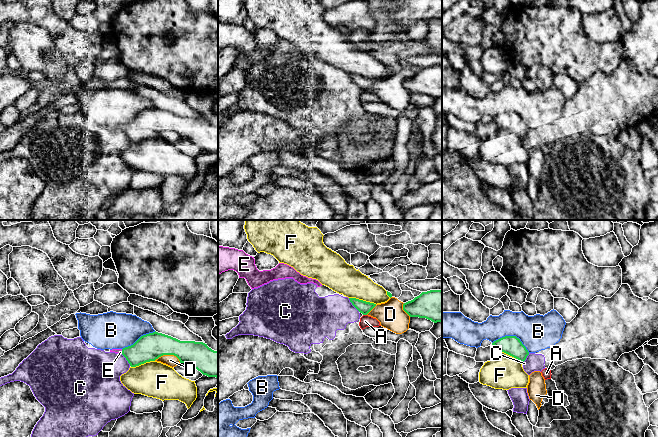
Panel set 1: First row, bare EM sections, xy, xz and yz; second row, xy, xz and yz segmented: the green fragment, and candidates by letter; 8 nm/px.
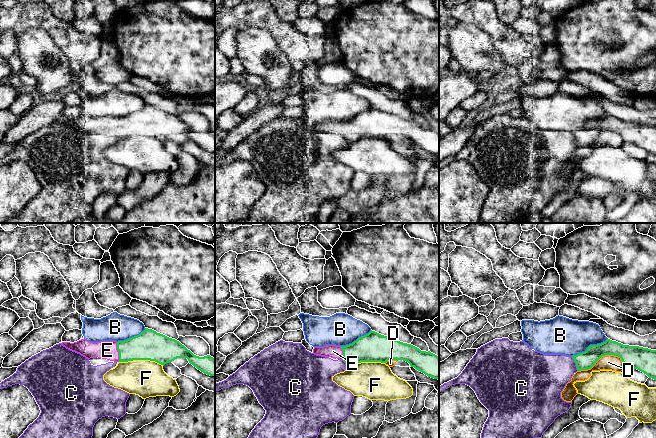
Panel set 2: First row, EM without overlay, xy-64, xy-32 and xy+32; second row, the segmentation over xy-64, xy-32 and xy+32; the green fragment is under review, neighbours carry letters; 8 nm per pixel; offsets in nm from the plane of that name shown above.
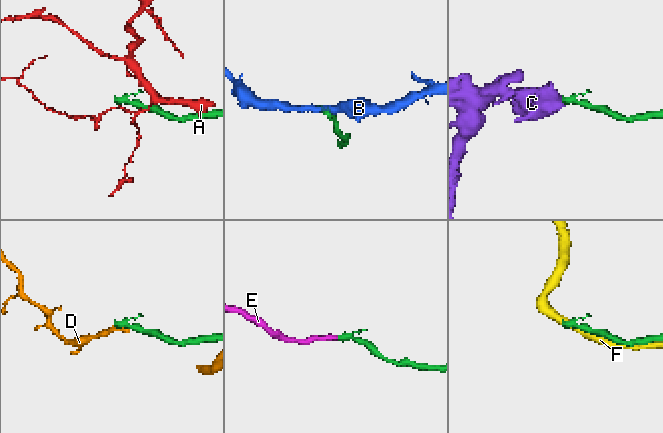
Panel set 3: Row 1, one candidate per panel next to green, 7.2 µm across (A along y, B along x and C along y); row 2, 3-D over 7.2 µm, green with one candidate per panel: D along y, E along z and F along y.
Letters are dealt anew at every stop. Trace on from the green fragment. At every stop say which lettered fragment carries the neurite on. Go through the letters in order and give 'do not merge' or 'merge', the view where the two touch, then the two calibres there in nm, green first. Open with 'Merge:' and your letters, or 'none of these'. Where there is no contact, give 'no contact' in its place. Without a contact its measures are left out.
Merge: E
A: do not merge; meets green in xz; 100 nm thick on the green side, 100 nm on the other
B: do not merge; meets green in yz; 160 nm thick on the green side, 280 nm on the other
C: do not merge; meets green in xz; 100 nm thick on the green side, 300 nm on the other
D: do not merge; meets green in xy; 220 nm thick on the green side, 90 nm on the other
E: merge; meets green in xy; 220 nm thick on the green side, 30 nm on the other
F: do not merge; meets green in xz; 100 nm thick on the green side, 240 nm on the other

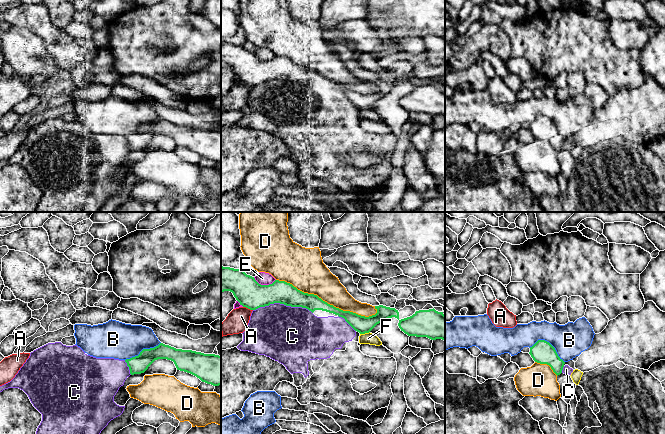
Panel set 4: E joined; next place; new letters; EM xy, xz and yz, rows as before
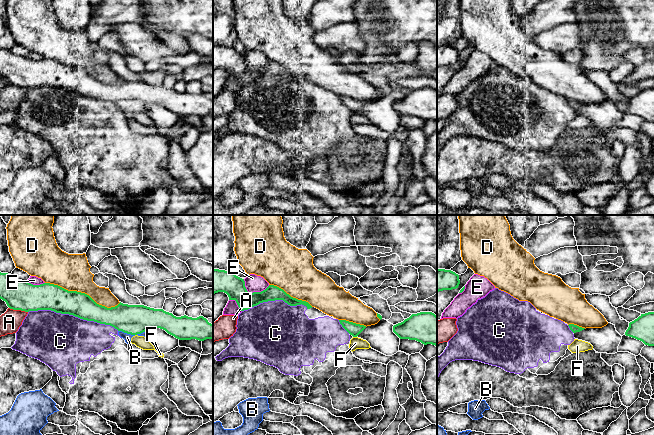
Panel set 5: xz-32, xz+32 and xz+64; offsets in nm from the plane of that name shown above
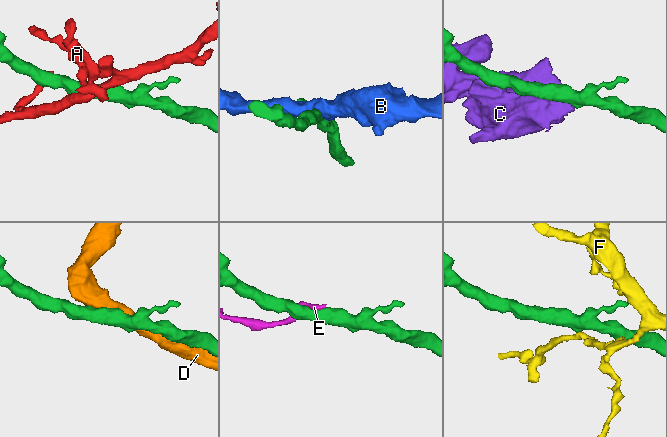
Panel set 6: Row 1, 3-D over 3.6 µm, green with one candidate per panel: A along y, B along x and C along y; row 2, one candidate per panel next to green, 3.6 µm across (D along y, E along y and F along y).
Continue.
Merge: none of these
A: do not merge; meets green in xz; 220 nm thick on the green side, 180 nm on the other
B: do not merge; meets green in yz; 180 nm thick on the green side, 260 nm on the other
C: do not merge; meets green in xz; 220 nm thick on the green side, 460 nm on the other
D: do not merge; meets green in xz; 140 nm thick on the green side, 280 nm on the other
E: do not merge; meets green in xz; 220 nm thick on the green side, 100 nm on the other
F: do not merge; meets green in xz; 140 nm thick on the green side, 100 nm on the other

